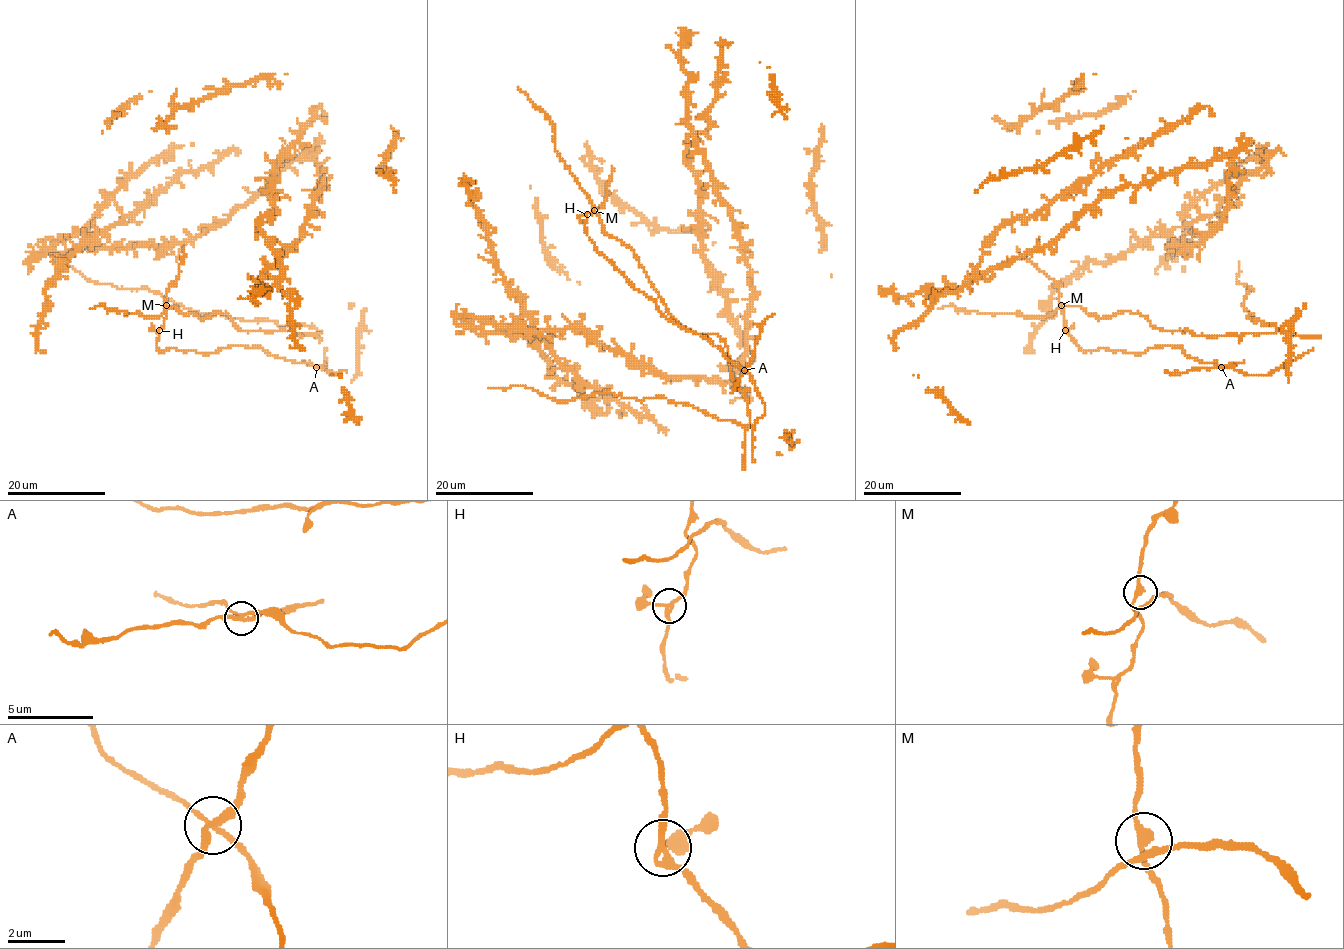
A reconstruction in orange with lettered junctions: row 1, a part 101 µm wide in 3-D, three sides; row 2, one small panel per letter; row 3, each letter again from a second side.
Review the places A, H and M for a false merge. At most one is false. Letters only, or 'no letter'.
A

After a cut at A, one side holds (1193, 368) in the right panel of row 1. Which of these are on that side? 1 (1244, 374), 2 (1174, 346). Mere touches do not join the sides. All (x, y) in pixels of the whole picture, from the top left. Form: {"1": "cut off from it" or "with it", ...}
{"1": "cut off from it", "2": "cut off from it"}

